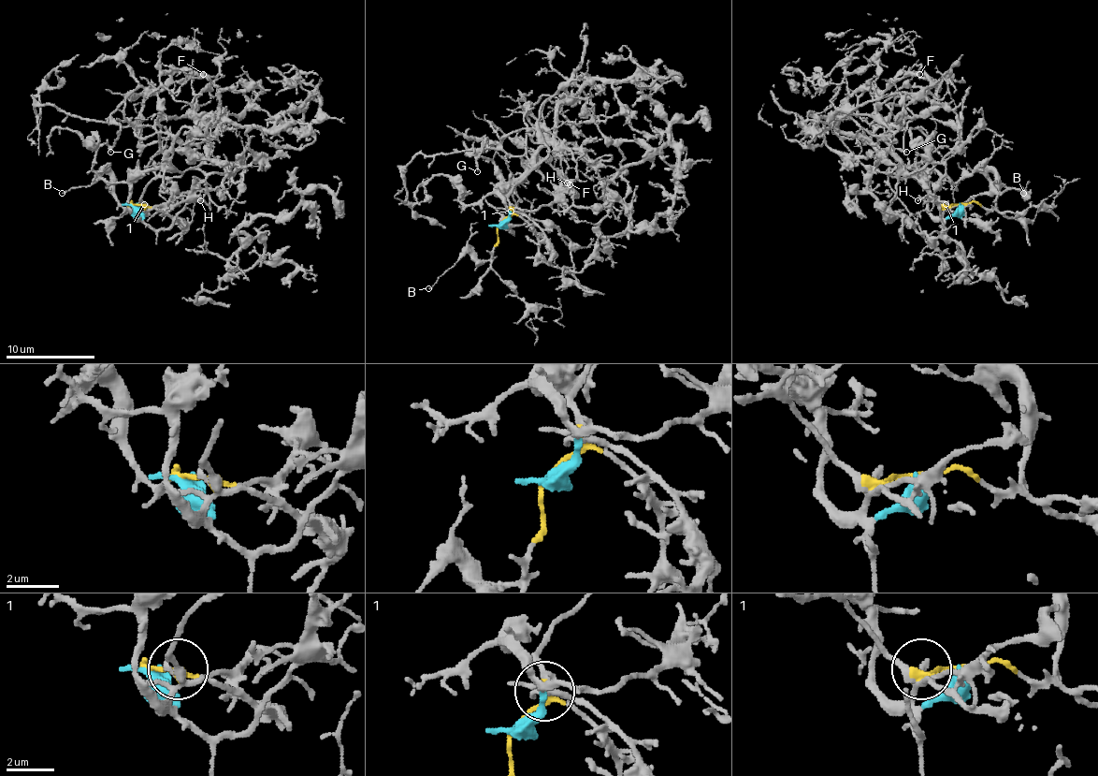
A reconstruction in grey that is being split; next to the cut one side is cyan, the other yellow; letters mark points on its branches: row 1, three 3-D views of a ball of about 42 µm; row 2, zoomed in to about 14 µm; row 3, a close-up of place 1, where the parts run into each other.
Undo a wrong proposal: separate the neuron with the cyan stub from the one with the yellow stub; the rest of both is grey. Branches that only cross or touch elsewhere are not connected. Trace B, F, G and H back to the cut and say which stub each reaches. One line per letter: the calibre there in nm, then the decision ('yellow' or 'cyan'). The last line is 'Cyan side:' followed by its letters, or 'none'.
B: calibre 110 nm; yellow
F: calibre 280 nm; yellow
G: calibre 190 nm; yellow
H: calibre 170 nm; cyan
Cyan side: H

